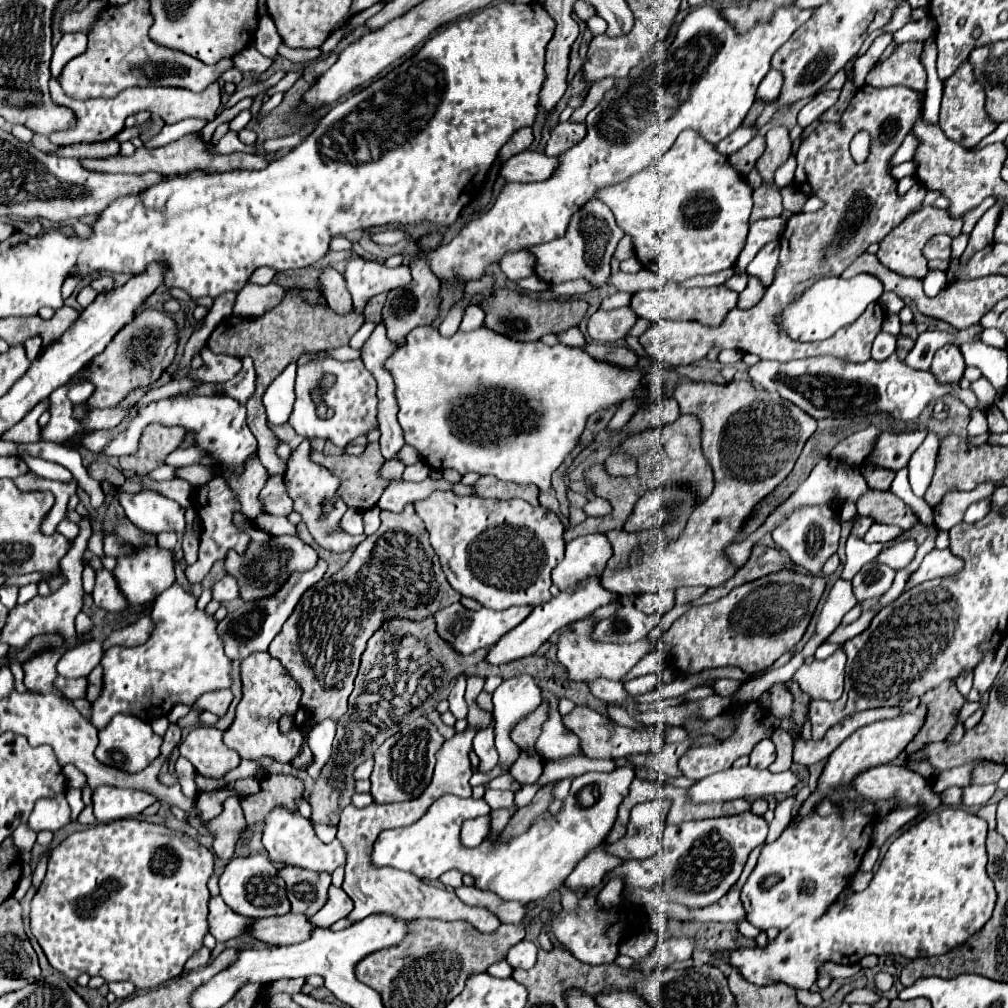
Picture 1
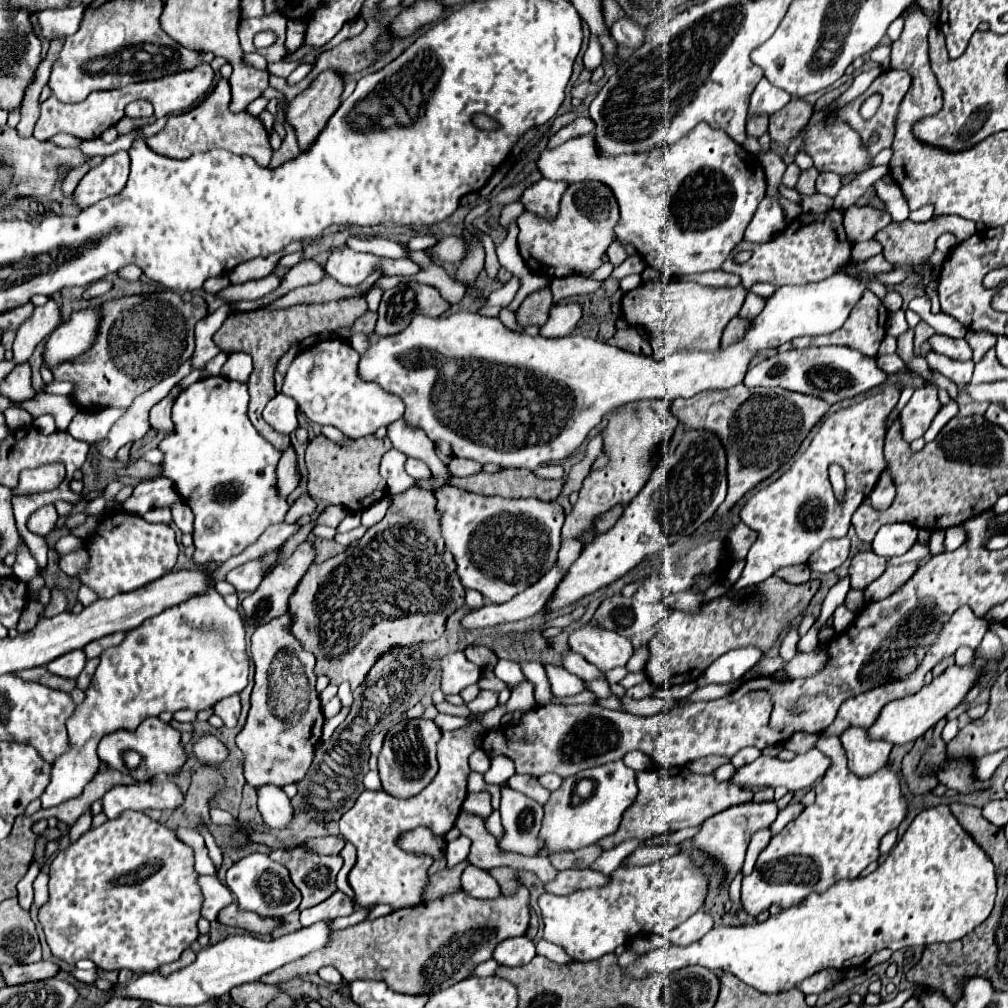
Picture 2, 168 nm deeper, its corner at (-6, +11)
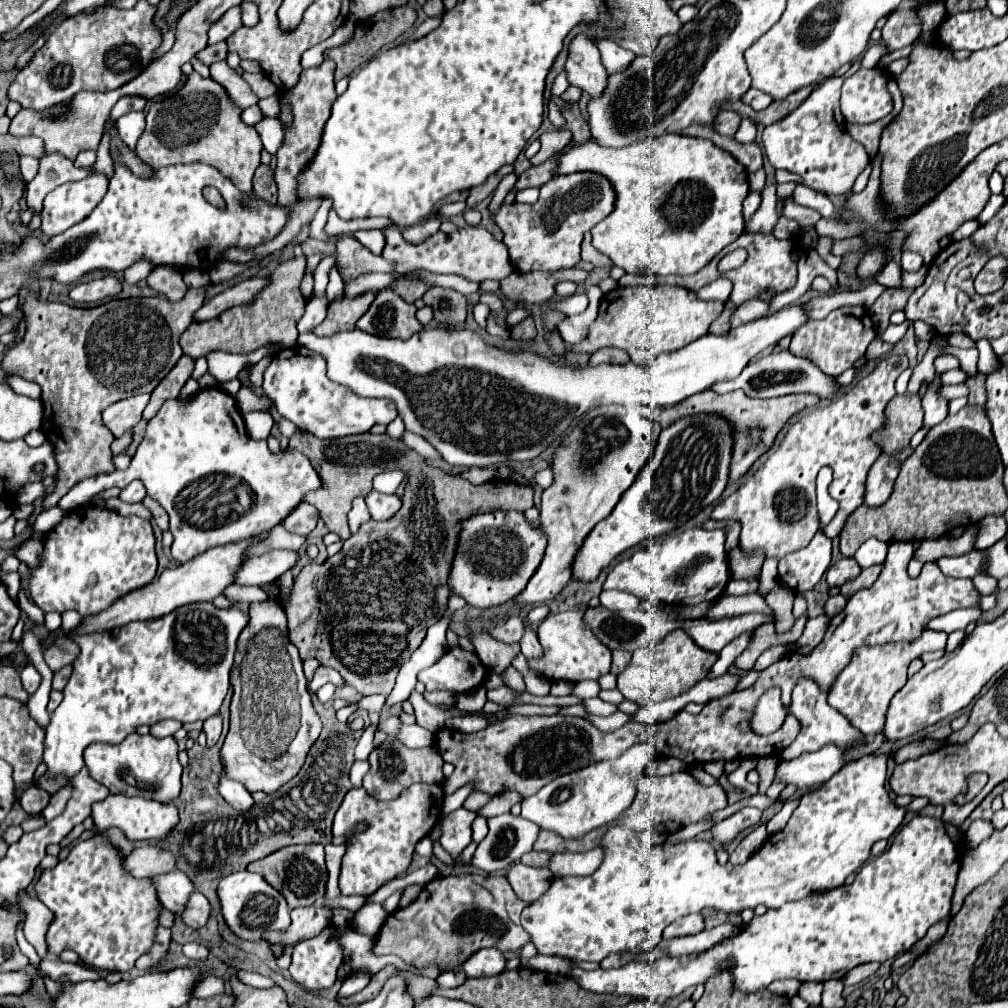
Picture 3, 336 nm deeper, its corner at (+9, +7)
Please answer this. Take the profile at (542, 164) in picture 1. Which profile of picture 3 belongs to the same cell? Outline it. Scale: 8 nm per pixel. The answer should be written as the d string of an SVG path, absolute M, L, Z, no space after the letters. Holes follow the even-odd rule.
M662 135L660 139L644 139L640 143L634 143L632 147L624 147L624 149L610 149L610 147L600 147L594 141L586 141L586 143L570 143L562 155L558 155L556 161L556 169L554 175L570 175L570 173L580 173L580 171L592 171L598 175L604 175L610 183L612 189L616 193L616 203L614 203L614 211L592 229L592 245L602 251L604 255L608 255L616 267L622 267L626 273L638 273L638 275L692 275L698 273L714 255L718 255L726 245L734 243L742 231L744 231L744 219L742 219L742 201L746 199L750 187L748 187L748 173L744 171L744 165L738 163L728 151L716 147L710 139L702 139L702 137L690 137L690 135Z

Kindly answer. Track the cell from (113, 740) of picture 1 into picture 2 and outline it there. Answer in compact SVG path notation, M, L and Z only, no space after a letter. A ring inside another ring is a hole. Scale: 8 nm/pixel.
M157 717L145 719L137 731L115 731L115 733L103 737L97 747L97 755L99 755L101 763L105 763L109 769L117 769L125 775L131 775L135 781L149 781L161 773L177 775L187 761L185 747L181 745L181 733ZM129 751L139 755L139 763L135 767L131 767L125 759L125 755Z

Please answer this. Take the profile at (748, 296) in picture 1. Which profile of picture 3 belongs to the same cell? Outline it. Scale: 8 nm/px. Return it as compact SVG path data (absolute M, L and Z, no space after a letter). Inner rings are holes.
M752 299L752 301L746 301L744 305L740 305L732 317L730 317L730 325L732 327L738 327L738 325L744 325L744 323L750 323L762 315L768 313L768 305L762 301L762 299Z

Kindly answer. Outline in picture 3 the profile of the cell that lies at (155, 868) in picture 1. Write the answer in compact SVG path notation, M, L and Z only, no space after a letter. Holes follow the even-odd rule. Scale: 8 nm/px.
M96 833L94 837L76 843L68 857L58 861L56 867L44 869L34 885L36 897L54 913L54 921L46 931L48 955L58 957L62 951L70 949L80 955L80 961L92 969L100 971L130 971L140 955L150 951L154 945L154 935L158 929L158 915L162 903L158 901L158 891L152 877L136 879L124 867L126 857L122 851L110 843L106 833Z

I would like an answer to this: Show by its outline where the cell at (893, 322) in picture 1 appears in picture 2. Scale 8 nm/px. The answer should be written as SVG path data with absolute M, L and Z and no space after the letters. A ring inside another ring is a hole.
M887 291L887 295L881 301L887 307L887 311L891 311L891 313L901 309L901 295L897 291Z

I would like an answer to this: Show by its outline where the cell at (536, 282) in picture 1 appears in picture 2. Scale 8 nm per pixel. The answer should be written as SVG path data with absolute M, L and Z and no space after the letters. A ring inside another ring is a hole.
M513 277L507 285L503 285L501 289L497 289L497 291L493 291L493 293L489 295L487 305L499 305L499 307L509 305L509 303L511 303L511 299L515 297L517 289L519 289L519 279L517 279L517 277Z

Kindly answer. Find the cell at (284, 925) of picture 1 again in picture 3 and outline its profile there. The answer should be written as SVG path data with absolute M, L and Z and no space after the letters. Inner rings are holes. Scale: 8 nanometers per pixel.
M196 891L188 901L188 911L184 911L182 921L192 929L200 929L208 923L208 919L210 919L210 901Z

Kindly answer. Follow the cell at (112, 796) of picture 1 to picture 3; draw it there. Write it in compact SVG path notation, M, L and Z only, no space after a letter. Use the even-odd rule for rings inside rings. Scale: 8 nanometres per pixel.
M108 795L104 801L92 805L92 819L98 831L106 831L110 827L118 827L132 841L142 839L160 839L178 823L178 809L174 803L160 803L154 799L142 797L126 797L126 795Z

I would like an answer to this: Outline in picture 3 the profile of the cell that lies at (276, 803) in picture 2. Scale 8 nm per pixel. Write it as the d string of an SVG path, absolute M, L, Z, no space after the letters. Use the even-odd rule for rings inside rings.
M222 775L222 777L220 777L218 791L220 791L220 795L222 795L234 809L238 809L238 811L242 811L242 813L252 811L252 807L254 807L254 797L252 797L252 793L250 793L242 783L232 781L232 779L228 779L226 775Z

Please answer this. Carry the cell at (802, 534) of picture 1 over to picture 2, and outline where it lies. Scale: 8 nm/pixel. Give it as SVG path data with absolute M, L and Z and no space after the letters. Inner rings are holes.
M901 383L885 385L879 393L829 415L821 423L807 451L803 451L775 483L759 489L753 497L747 499L739 511L739 517L757 533L757 541L747 553L747 565L741 579L735 583L735 589L757 585L771 577L777 569L807 563L811 551L817 551L823 541L841 539L847 535L851 515L873 491L875 483L885 471L887 461L883 447L887 417L897 405L901 389ZM831 463L839 463L845 469L847 495L841 505L835 501L827 477L827 467Z

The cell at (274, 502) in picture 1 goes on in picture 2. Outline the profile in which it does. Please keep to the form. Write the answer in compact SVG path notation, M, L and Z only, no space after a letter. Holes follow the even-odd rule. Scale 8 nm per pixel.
M301 495L301 497L291 505L291 509L289 509L289 513L287 513L285 521L295 523L295 521L297 521L299 517L303 517L303 515L313 515L313 513L315 513L315 509L317 509L315 499L311 499L309 495Z

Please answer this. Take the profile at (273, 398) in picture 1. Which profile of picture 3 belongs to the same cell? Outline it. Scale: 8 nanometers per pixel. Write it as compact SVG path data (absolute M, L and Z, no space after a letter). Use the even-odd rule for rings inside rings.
M250 411L244 415L244 423L252 439L268 439L274 427L274 419L268 411Z

